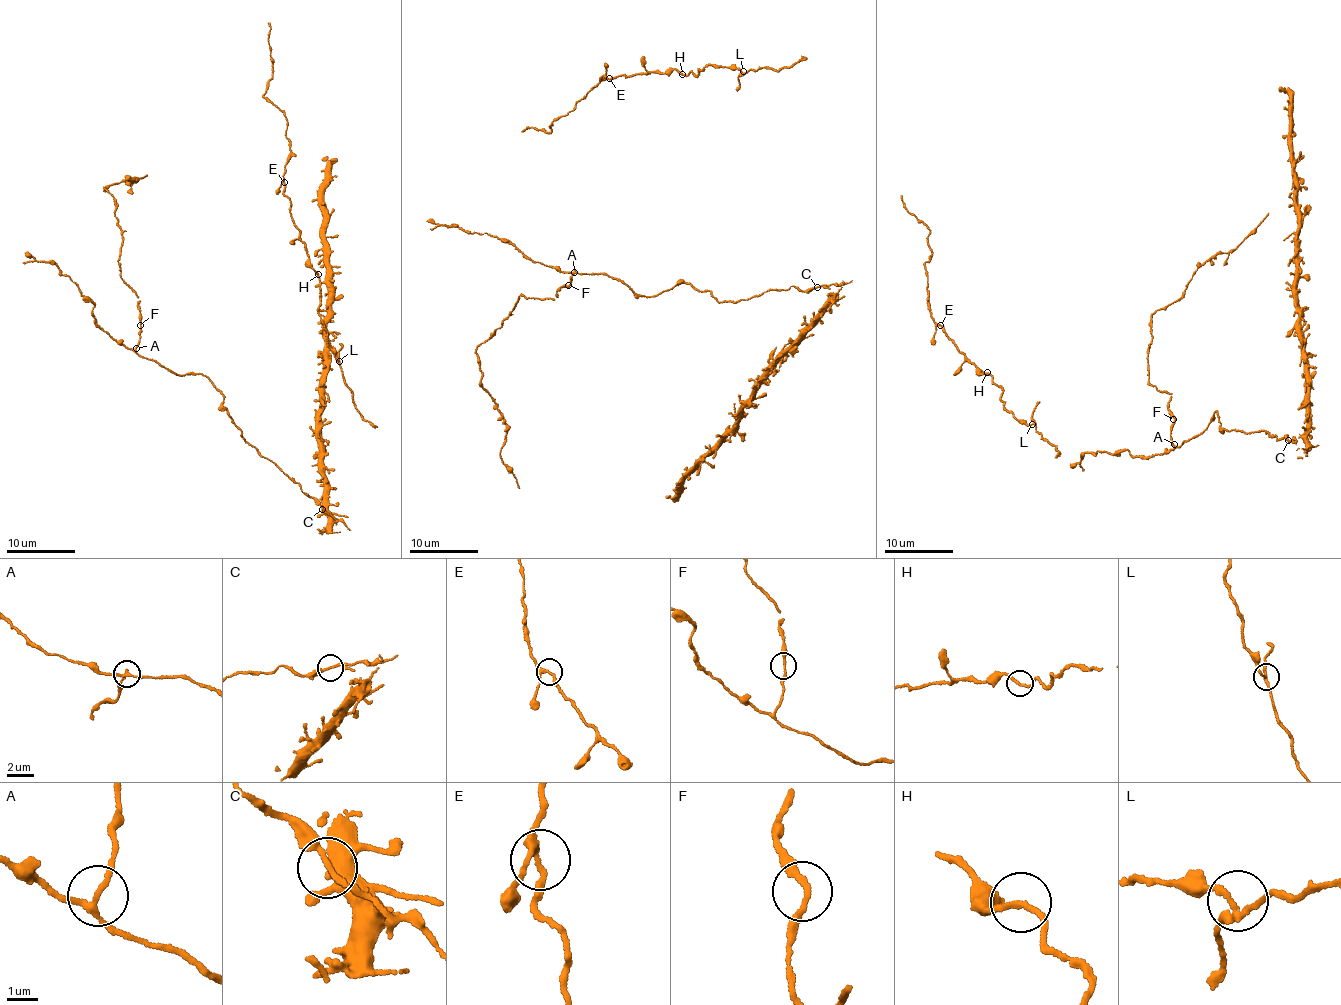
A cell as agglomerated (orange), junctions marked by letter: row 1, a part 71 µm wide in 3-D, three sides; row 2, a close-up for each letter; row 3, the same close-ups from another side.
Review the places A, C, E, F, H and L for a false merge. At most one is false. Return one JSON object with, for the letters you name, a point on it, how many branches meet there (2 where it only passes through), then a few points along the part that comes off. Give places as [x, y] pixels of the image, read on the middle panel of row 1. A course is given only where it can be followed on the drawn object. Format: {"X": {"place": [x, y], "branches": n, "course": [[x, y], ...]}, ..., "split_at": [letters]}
{"split_at": []}

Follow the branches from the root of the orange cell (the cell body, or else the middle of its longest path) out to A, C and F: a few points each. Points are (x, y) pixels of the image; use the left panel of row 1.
A: (224, 407), (221, 390), (204, 375), (173, 373), (139, 356), (136, 348)
C: (224, 407), (246, 443), (293, 478), (322, 509)
F: (224, 407), (221, 390), (204, 375), (173, 373), (139, 356), (136, 348), (140, 325)

